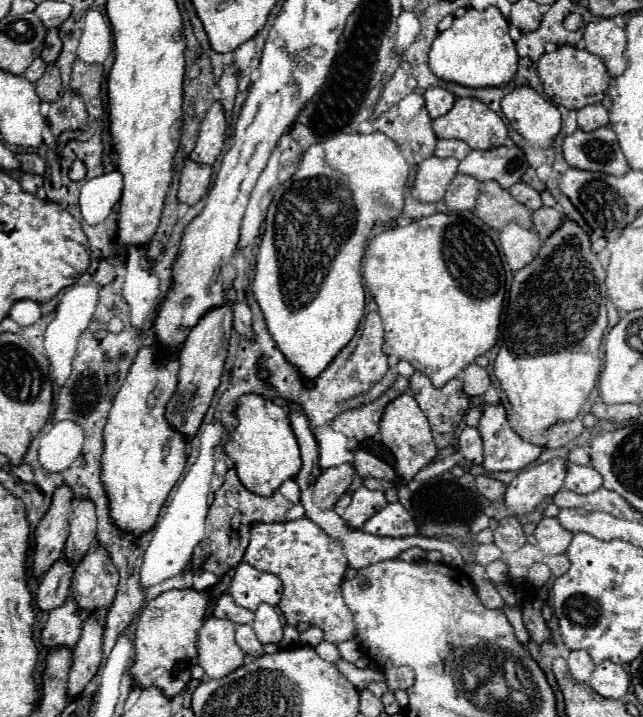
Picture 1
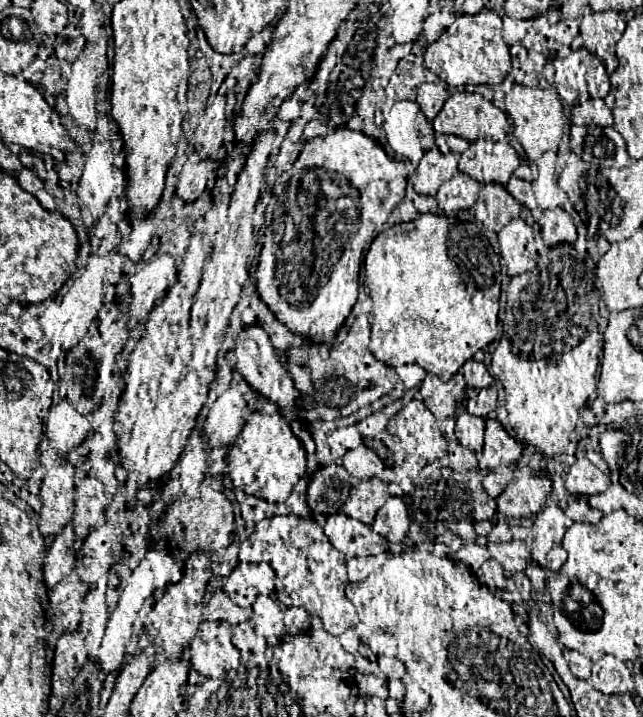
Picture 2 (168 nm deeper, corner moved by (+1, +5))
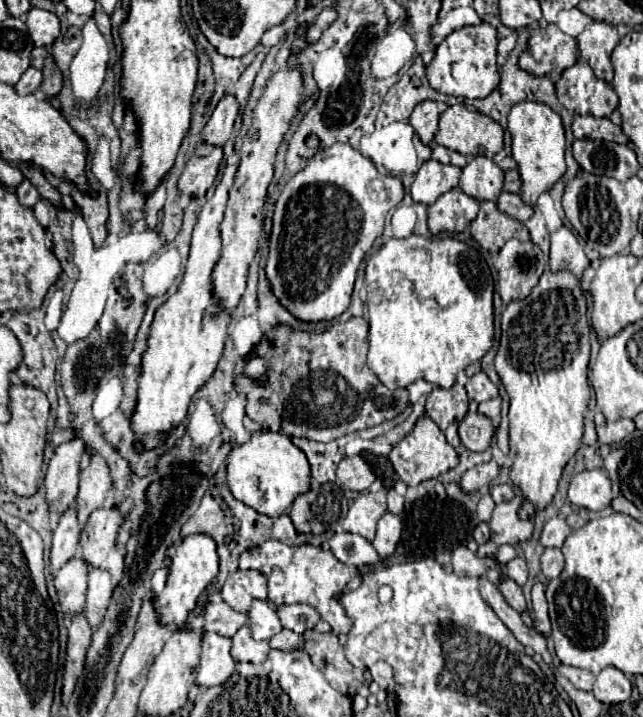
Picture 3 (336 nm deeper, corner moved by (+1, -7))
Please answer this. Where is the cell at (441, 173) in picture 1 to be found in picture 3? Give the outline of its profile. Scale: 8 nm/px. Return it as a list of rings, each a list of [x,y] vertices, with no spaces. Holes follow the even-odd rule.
[[[427,160],[421,164],[419,172],[415,174],[415,182],[411,184],[411,196],[415,202],[425,206],[435,204],[435,200],[457,186],[461,176],[461,168],[449,164],[441,164],[437,160]]]

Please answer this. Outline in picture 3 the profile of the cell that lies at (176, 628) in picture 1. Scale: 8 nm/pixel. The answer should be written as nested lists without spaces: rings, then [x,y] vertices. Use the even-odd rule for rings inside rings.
[[[189,534],[181,540],[177,546],[175,556],[171,558],[171,568],[169,568],[169,578],[163,588],[163,592],[157,598],[159,604],[159,614],[163,624],[171,628],[179,628],[187,624],[189,612],[195,608],[197,596],[213,582],[213,578],[219,572],[219,556],[217,556],[217,546],[215,540],[207,534]]]

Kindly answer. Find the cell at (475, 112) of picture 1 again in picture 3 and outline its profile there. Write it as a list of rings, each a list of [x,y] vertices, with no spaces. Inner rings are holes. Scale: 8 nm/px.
[[[463,104],[449,106],[445,112],[439,116],[439,130],[435,134],[435,142],[455,150],[463,156],[489,156],[493,158],[503,150],[503,128],[491,120],[489,116],[483,116],[479,112],[469,112]]]

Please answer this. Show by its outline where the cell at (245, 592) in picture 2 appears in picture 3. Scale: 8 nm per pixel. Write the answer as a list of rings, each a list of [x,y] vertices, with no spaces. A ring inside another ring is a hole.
[[[237,570],[225,580],[221,596],[233,610],[249,612],[253,600],[267,598],[267,580],[257,570]]]

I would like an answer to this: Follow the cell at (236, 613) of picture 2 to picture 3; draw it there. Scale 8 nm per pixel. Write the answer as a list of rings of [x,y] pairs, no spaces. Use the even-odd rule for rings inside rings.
[[[217,602],[205,610],[205,630],[221,636],[233,636],[241,626],[247,624],[247,614],[235,612],[229,604]]]

